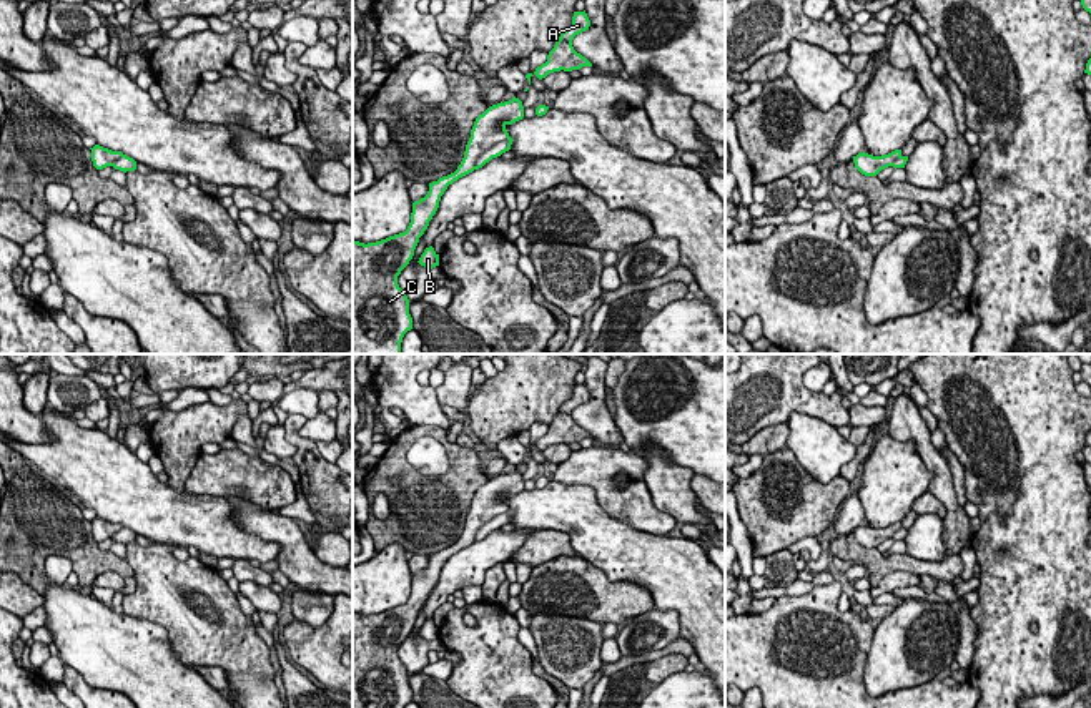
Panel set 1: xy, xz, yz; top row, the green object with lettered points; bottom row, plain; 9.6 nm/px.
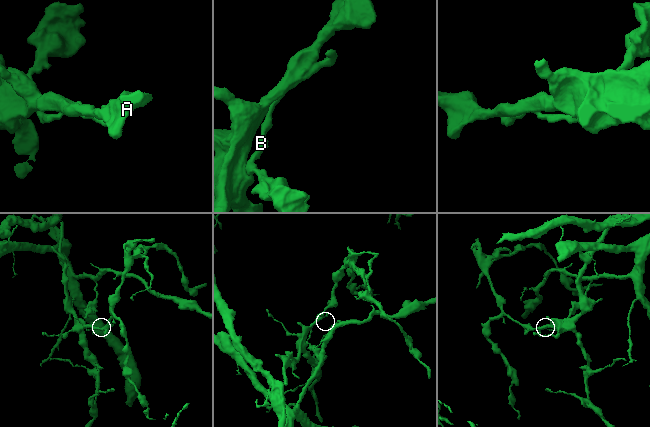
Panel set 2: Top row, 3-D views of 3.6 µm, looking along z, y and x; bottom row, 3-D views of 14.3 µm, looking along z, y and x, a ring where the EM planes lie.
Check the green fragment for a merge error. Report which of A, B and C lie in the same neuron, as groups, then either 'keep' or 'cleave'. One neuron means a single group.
groups A C / B; cleave

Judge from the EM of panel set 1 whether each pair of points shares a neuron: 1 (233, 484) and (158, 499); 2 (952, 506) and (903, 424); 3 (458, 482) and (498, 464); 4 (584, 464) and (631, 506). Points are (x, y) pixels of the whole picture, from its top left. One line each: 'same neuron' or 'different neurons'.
1: different neurons
2: same neuron
3: different neurons
4: same neuron

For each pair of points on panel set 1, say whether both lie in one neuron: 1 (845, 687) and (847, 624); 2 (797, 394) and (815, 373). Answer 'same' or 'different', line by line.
1: same
2: different

